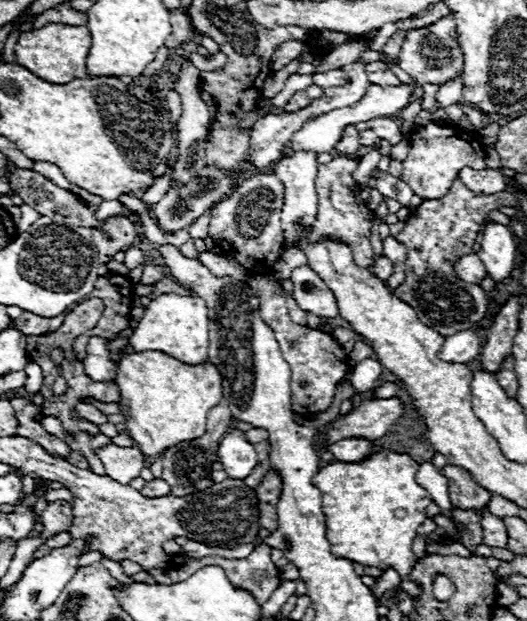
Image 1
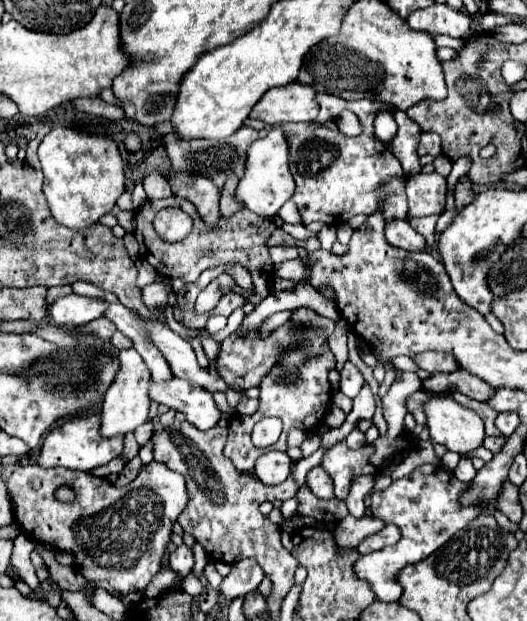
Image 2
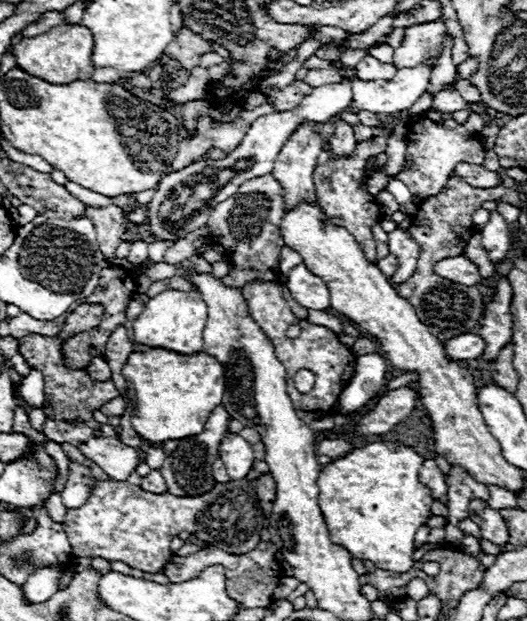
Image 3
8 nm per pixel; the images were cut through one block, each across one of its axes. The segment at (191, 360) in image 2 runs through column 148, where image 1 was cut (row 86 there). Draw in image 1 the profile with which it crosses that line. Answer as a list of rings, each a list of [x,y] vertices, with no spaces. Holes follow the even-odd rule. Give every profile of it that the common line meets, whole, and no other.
[[[330,70],[322,74],[314,74],[314,84],[322,88],[332,88],[332,86],[342,86],[348,82],[348,76],[342,70]]]

